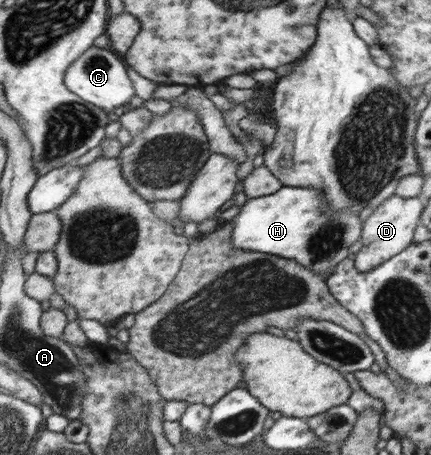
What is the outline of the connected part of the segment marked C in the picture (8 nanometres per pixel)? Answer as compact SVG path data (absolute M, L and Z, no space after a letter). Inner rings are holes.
M91 47L85 55L69 66L66 84L73 93L109 113L115 107L129 101L129 97L133 95L134 86L123 58L111 48L101 49L101 47Z

